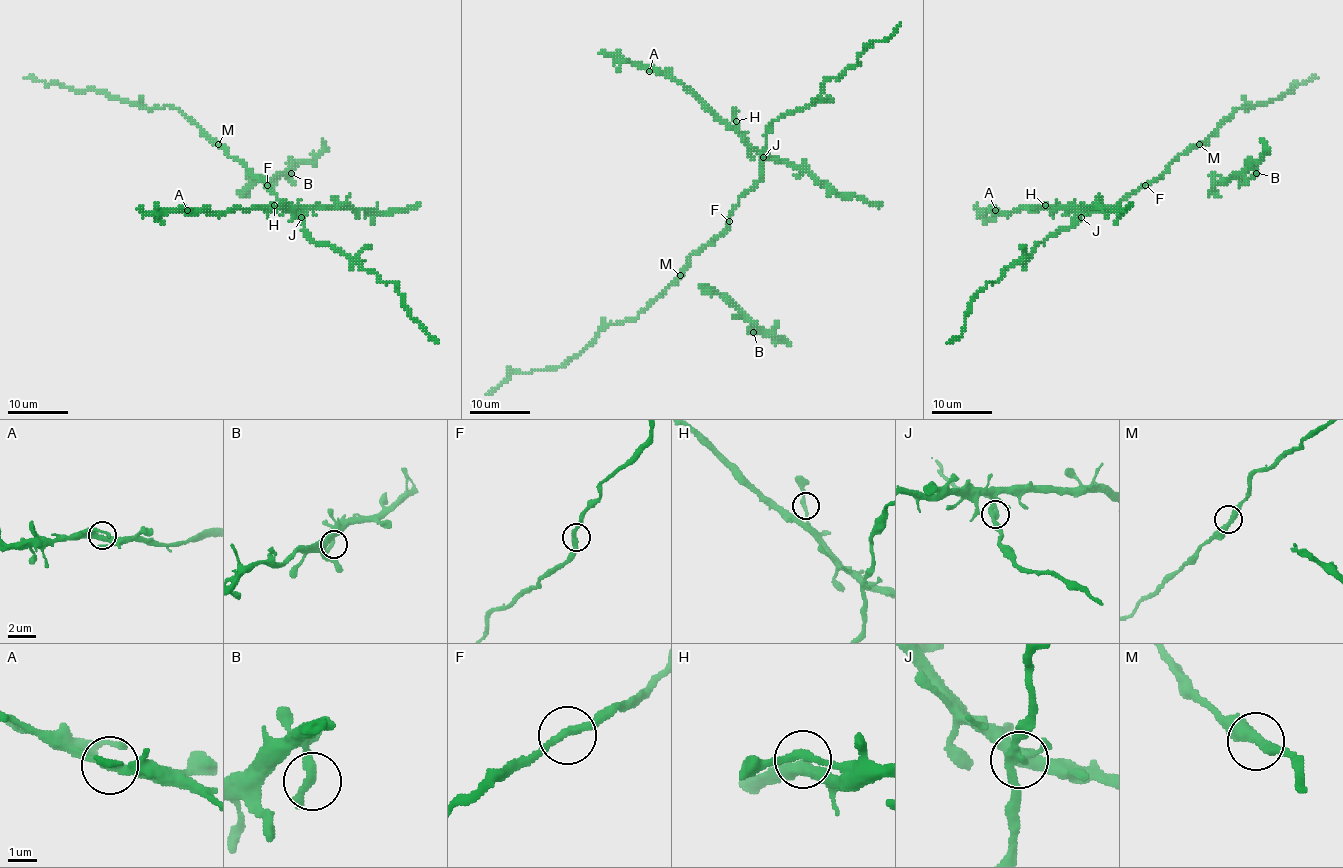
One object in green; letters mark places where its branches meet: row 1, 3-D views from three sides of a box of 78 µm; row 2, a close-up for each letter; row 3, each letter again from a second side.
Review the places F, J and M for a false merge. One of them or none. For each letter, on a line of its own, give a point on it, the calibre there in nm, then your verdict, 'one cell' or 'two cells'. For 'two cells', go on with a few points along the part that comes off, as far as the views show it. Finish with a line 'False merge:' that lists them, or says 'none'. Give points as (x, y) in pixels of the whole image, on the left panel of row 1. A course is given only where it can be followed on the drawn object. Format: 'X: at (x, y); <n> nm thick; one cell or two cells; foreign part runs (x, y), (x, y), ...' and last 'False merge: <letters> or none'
F: at (267, 185); 280 nm thick; one cell
J: at (301, 217); 240 nm thick; two cells
M: at (218, 144); 360 nm thick; one cell
False merge: J

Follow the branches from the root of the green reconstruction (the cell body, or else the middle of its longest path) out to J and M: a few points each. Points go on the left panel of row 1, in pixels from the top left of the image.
J: (265, 184), (286, 206), (297, 208), (302, 217)
M: (265, 184), (218, 144)

